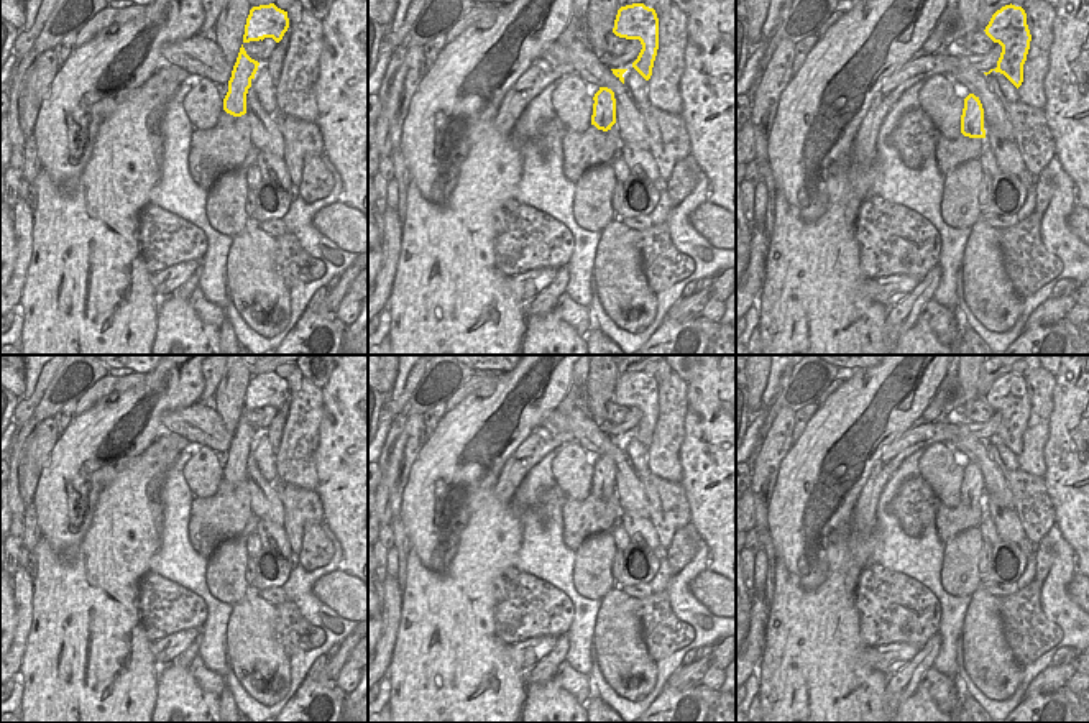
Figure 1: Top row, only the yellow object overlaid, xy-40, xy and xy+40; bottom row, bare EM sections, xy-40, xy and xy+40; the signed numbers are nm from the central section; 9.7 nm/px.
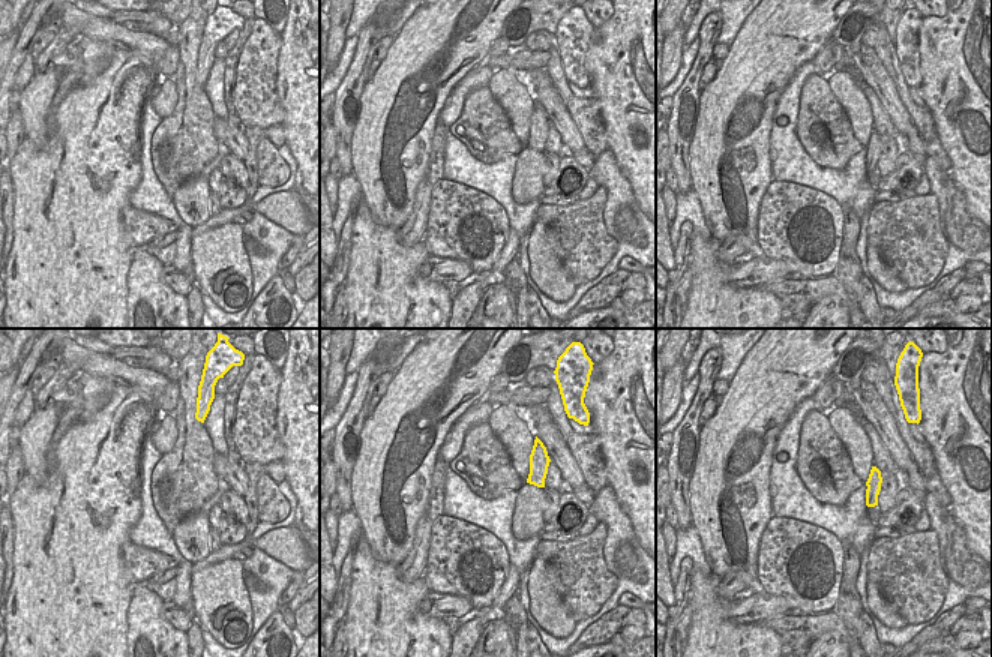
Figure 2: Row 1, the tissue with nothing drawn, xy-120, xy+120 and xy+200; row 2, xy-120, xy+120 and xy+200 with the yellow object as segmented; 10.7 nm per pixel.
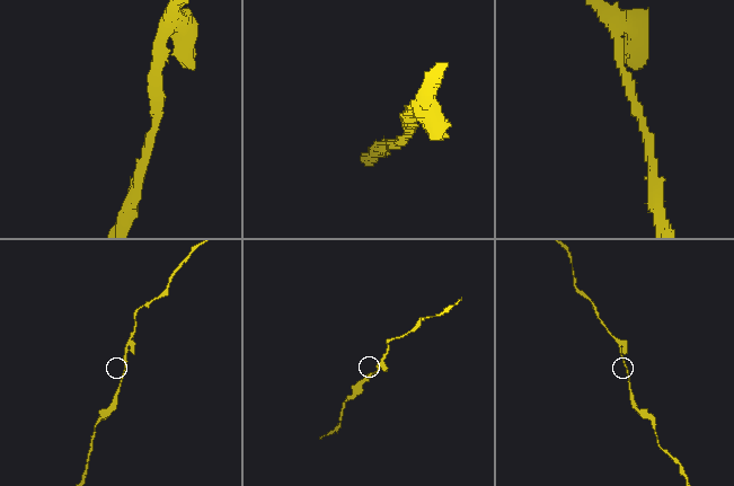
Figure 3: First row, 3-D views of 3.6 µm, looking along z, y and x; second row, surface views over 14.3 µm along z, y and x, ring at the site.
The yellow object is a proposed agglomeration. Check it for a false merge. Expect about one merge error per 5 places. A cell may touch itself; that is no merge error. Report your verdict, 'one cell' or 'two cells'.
one cell

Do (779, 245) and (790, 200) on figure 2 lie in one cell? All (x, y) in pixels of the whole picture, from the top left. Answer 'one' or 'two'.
one

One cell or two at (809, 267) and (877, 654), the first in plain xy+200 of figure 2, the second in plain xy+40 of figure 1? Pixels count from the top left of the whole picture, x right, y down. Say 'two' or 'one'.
two

